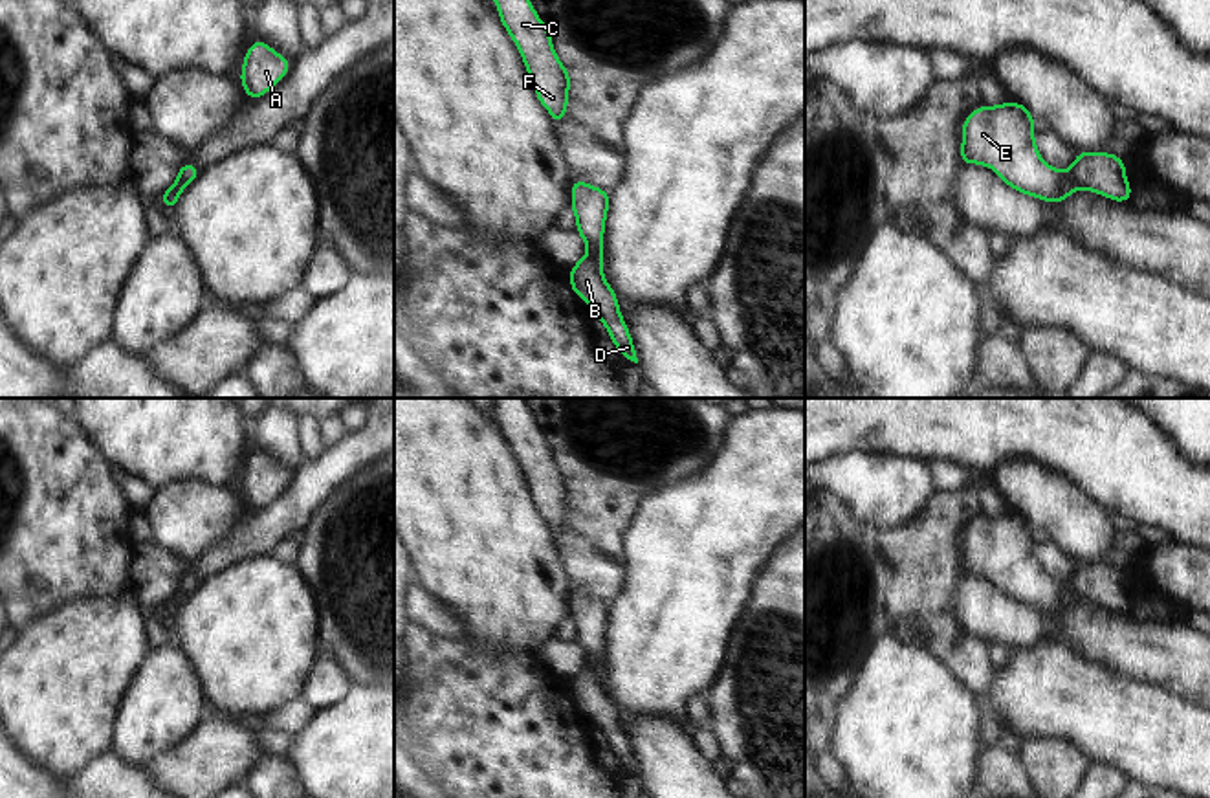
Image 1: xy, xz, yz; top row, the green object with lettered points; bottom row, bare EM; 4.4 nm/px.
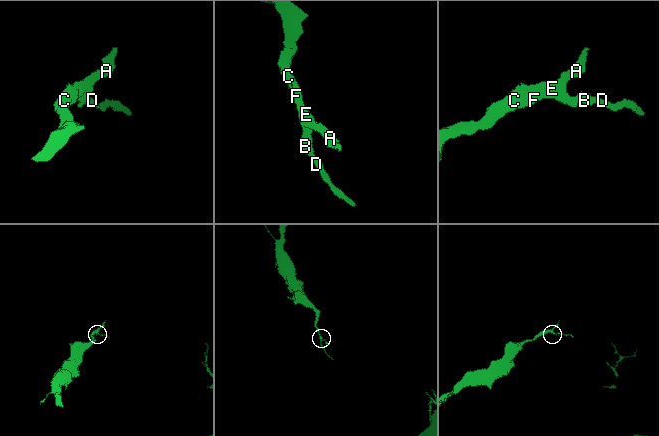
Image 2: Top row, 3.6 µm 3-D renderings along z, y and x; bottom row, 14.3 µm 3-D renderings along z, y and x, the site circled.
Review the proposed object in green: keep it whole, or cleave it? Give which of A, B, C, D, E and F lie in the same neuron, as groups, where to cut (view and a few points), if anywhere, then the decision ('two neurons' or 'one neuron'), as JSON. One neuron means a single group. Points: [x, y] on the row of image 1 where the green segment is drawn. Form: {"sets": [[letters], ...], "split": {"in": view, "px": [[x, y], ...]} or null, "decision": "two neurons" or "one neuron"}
{"sets": [["A", "B", "C", "D", "E", "F"]], "split": null, "decision": "one neuron"}

